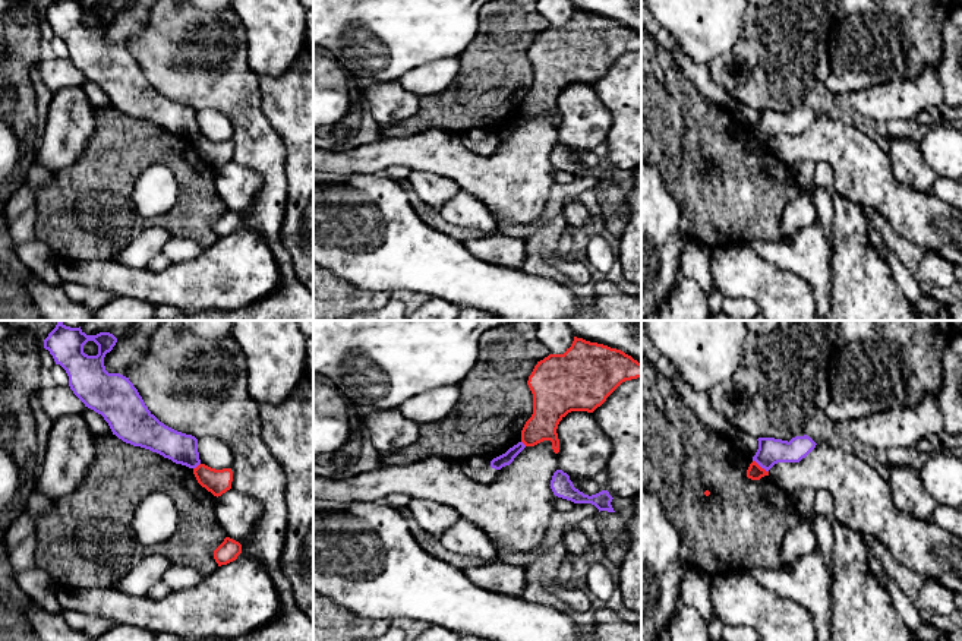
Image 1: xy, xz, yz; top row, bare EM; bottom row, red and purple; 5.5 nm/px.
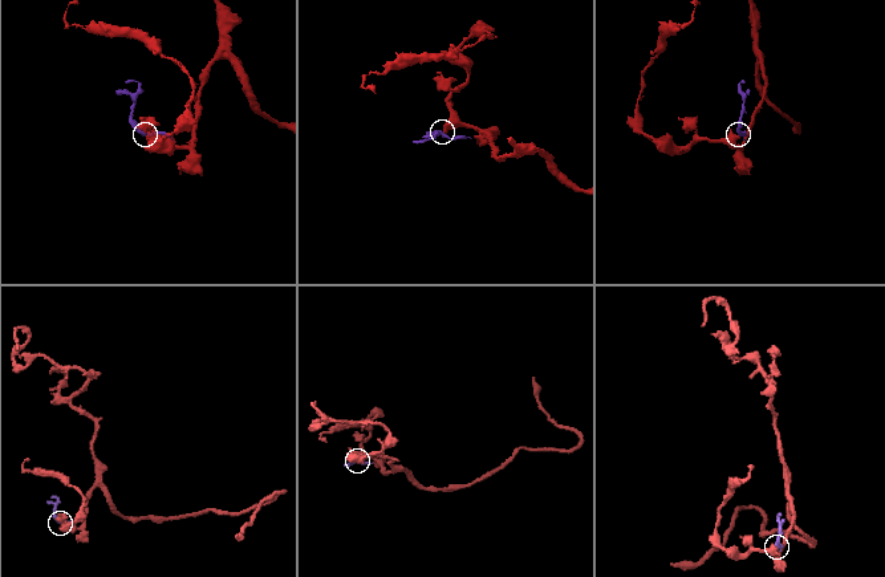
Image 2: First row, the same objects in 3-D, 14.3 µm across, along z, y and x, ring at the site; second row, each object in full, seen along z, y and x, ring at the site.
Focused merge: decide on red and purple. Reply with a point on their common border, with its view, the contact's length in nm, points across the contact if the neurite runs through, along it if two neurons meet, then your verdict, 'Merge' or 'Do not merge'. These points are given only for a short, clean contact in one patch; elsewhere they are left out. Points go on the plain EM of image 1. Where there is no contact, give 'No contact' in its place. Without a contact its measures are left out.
Touches red at yz (759, 138). Shared border 110 nm. Boundary: yz (753, 132), (767, 144). Do not merge

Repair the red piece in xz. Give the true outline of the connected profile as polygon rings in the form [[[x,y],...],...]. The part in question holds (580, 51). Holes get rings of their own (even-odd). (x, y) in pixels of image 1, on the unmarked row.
[[[574,9],[564,26],[549,26],[537,34],[527,57],[533,66],[533,86],[521,102],[521,114],[534,119],[543,113],[552,114],[559,124],[558,97],[571,83],[593,85],[625,53],[641,50],[641,35],[621,22]]]

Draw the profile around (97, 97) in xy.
[[[85,79],[82,88],[86,92],[88,100],[94,108],[113,107],[108,95],[104,92],[104,89],[101,86]]]

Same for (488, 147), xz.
[[[471,129],[460,135],[466,149],[476,155],[488,157],[496,151],[496,142],[485,129]]]

